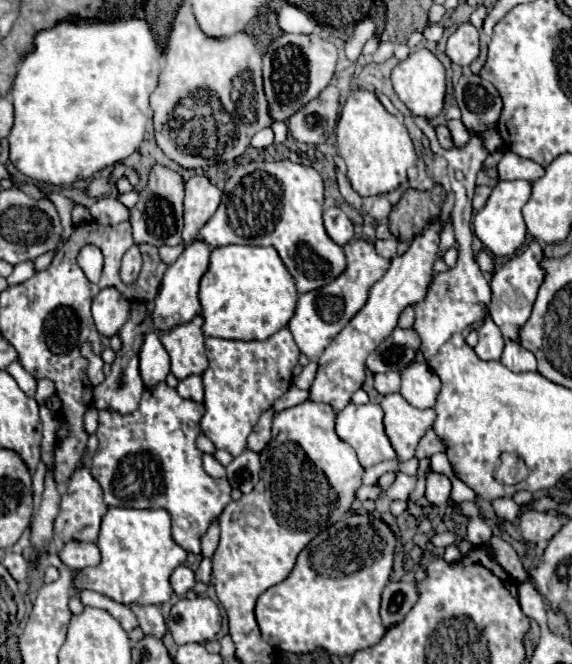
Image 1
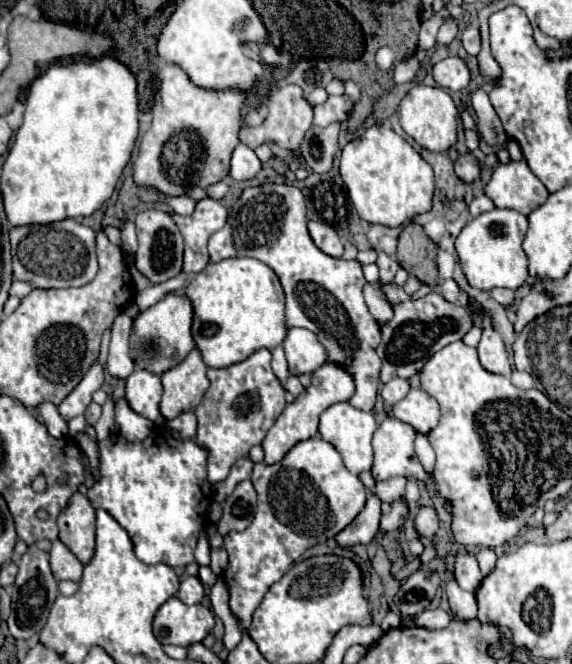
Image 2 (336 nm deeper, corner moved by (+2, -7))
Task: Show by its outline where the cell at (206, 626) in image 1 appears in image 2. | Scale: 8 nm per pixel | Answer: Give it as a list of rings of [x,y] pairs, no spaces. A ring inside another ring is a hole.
[[[178,598],[166,600],[154,616],[154,634],[160,644],[190,646],[202,642],[214,628],[214,614],[202,606],[186,606]]]

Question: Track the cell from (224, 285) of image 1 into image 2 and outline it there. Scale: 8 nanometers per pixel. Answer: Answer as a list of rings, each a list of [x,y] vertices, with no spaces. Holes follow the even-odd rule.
[[[228,258],[210,262],[186,286],[186,296],[194,306],[192,336],[206,366],[222,368],[242,362],[258,348],[276,348],[286,336],[284,292],[282,286],[264,262],[256,258]]]

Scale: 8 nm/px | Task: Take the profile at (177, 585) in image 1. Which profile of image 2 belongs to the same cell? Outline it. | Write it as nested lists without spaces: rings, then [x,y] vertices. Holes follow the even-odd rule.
[[[188,576],[180,582],[180,590],[178,590],[178,598],[184,604],[200,604],[200,600],[204,598],[204,586],[200,582],[200,578],[196,576]]]

